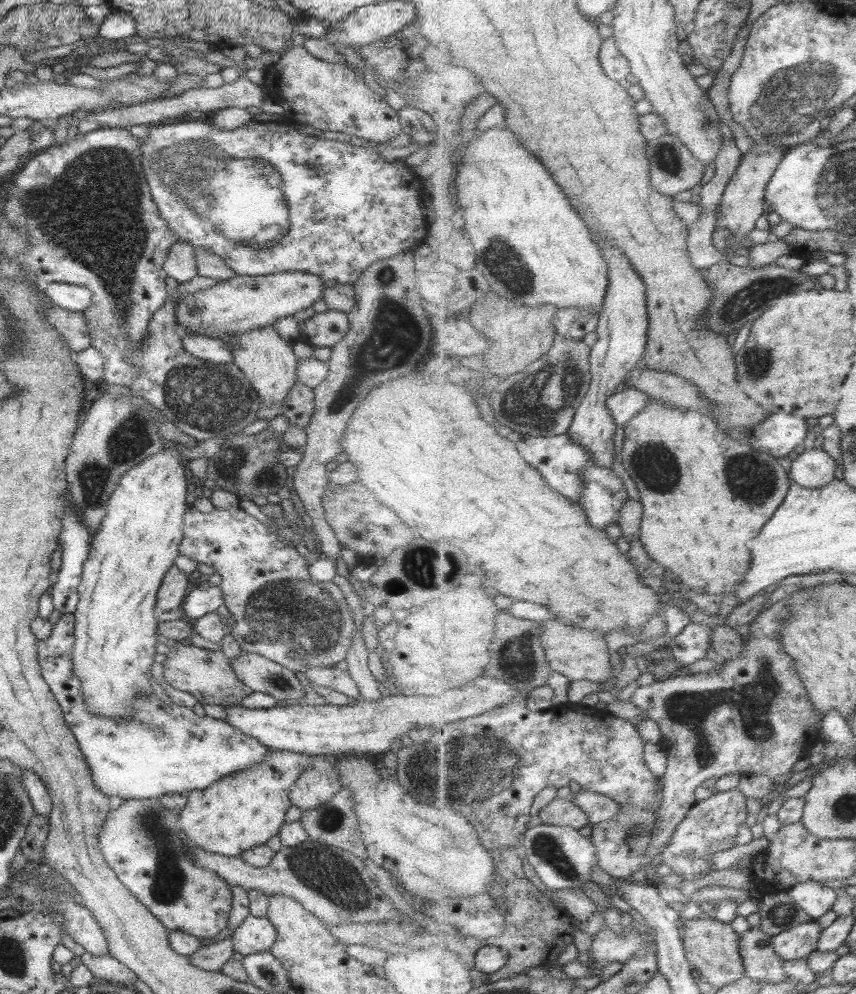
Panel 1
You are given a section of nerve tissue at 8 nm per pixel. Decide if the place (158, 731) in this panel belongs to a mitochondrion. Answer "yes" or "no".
yes

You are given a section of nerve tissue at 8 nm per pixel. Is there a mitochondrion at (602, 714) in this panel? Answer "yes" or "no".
no

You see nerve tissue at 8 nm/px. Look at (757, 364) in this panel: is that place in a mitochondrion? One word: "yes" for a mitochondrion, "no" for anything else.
yes

